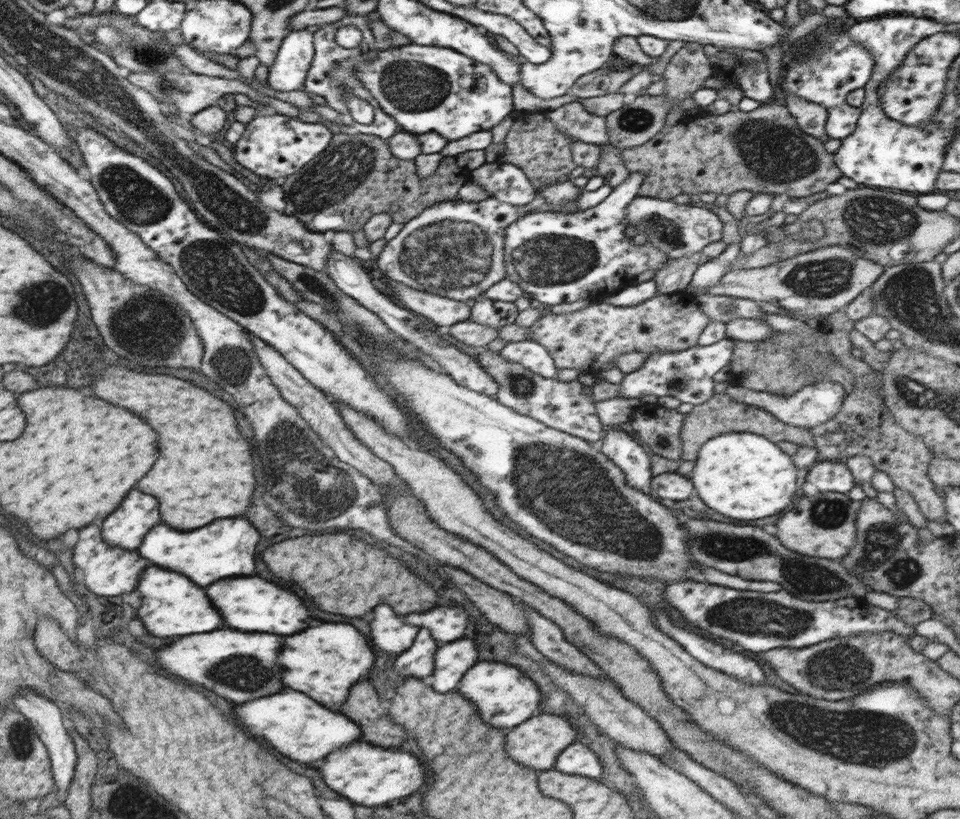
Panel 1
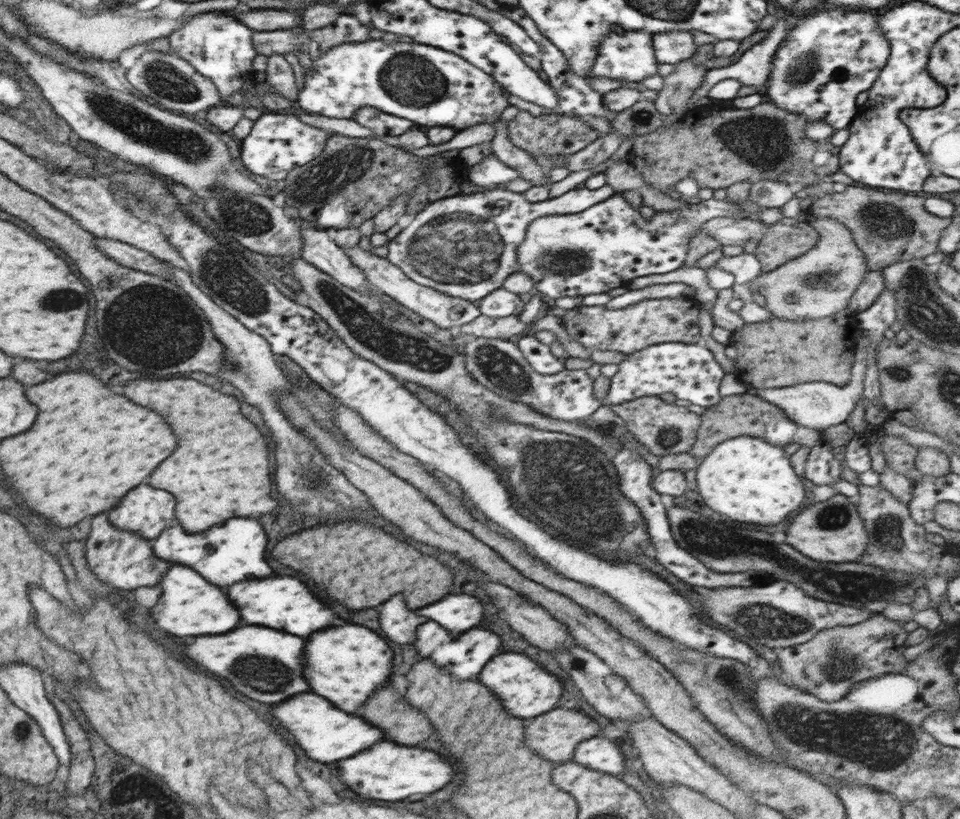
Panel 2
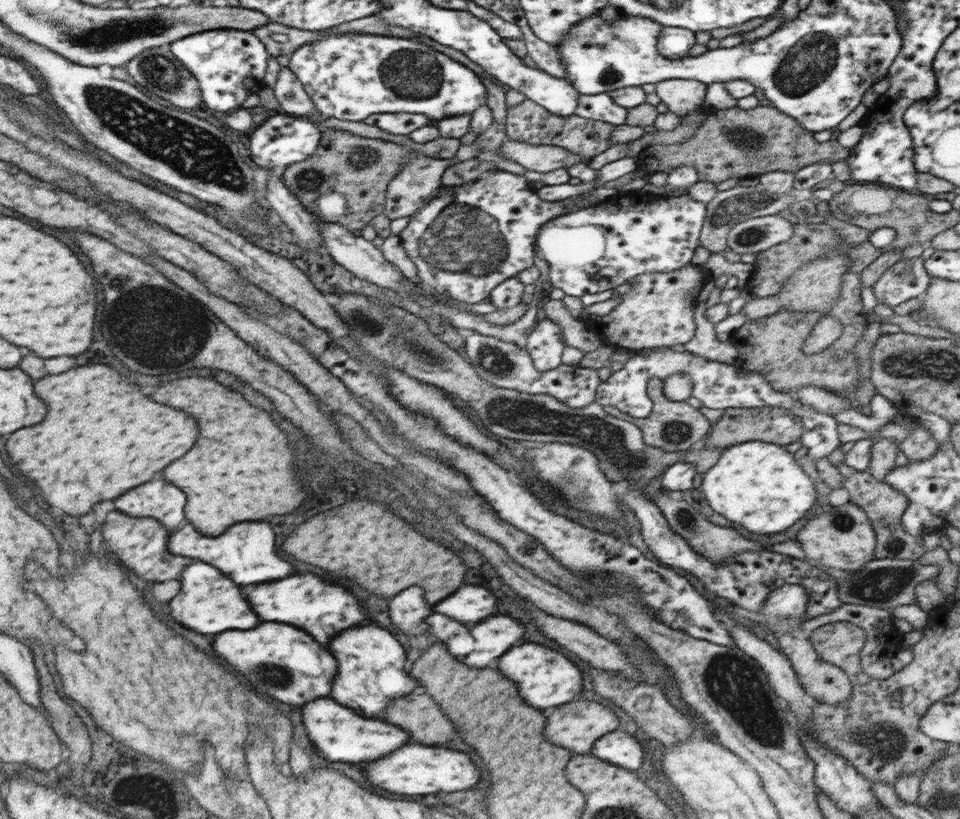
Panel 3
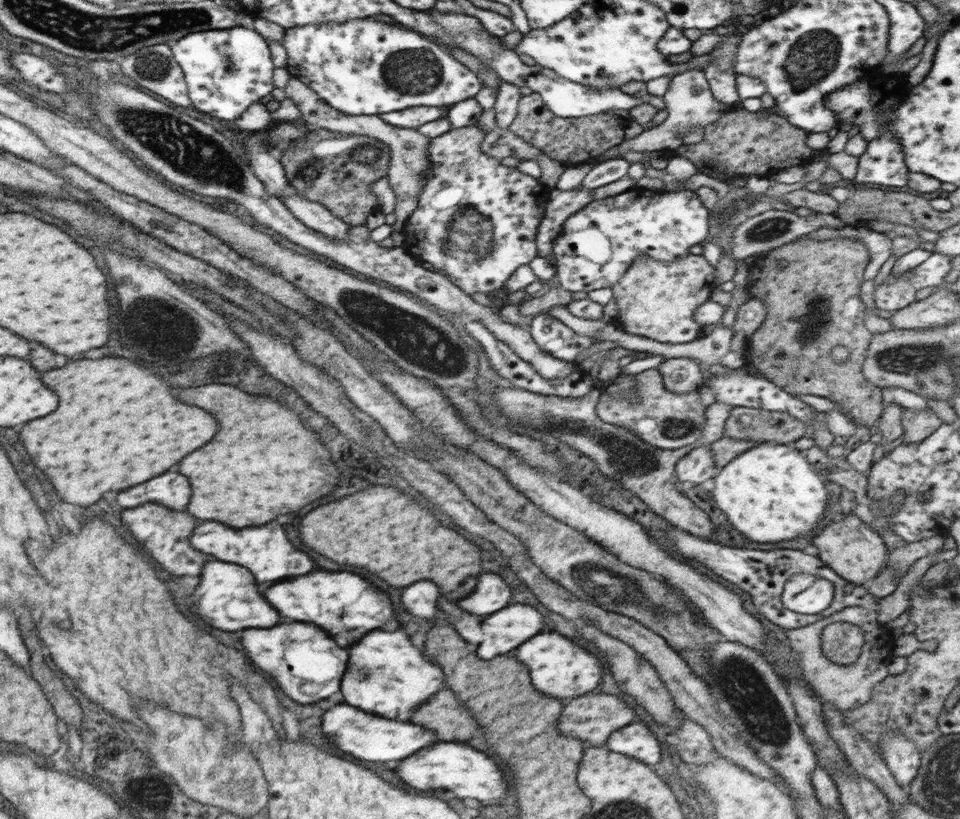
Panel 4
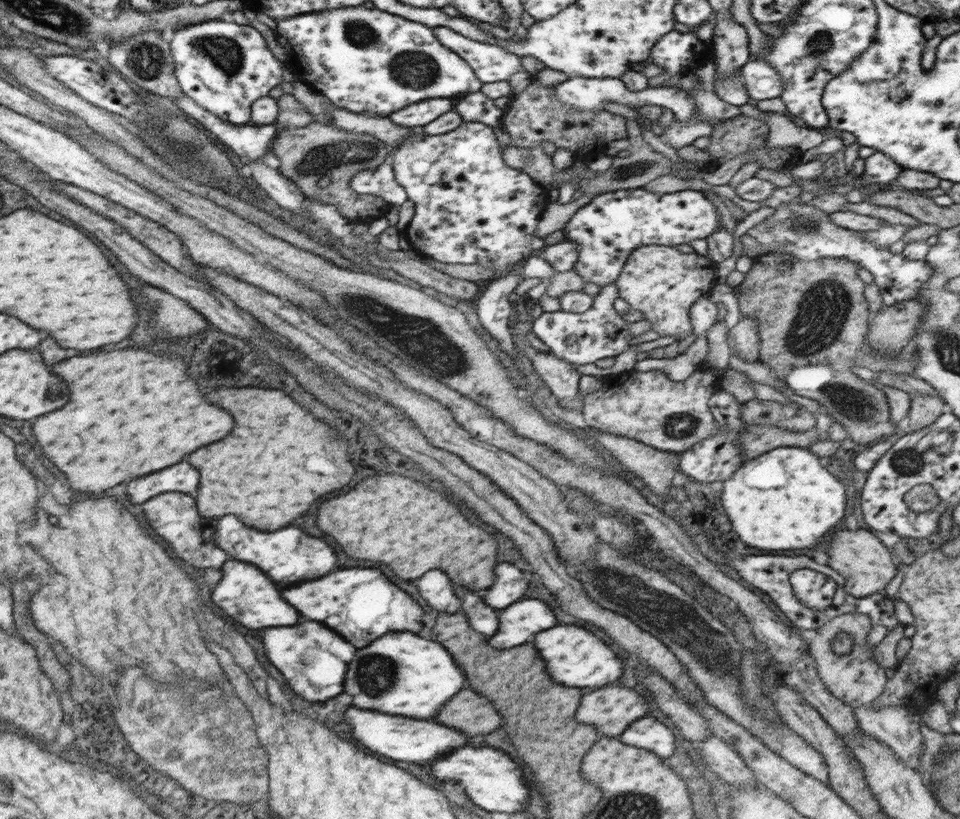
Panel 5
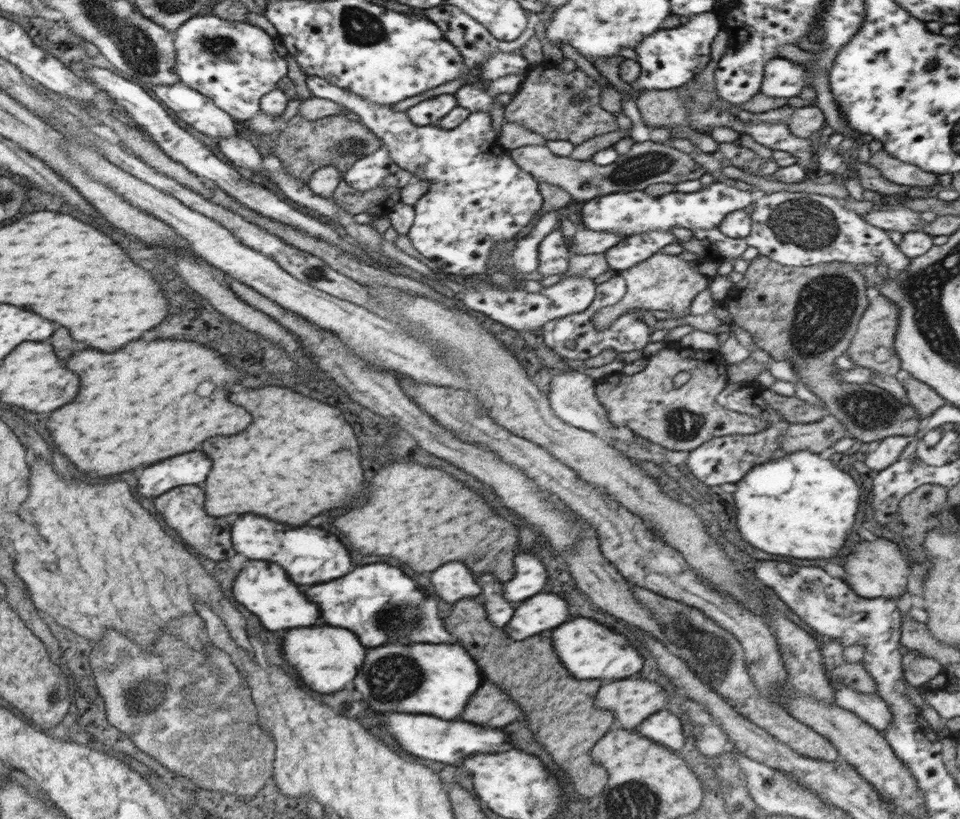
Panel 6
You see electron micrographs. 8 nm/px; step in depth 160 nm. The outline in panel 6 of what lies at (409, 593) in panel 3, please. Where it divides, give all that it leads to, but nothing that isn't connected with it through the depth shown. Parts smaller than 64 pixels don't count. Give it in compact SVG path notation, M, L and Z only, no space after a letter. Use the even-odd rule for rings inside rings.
M460 562L440 566L432 572L430 580L437 596L452 605L463 598L477 597L481 591L475 575Z

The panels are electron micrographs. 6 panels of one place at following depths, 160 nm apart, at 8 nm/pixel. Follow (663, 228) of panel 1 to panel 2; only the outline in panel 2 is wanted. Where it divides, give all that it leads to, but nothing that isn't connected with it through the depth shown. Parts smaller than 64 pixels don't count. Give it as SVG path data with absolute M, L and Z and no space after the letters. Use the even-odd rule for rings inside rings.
M718 217L708 220L701 232L716 239L720 245L744 246L748 240L760 242L764 238L768 225L757 222L754 218Z

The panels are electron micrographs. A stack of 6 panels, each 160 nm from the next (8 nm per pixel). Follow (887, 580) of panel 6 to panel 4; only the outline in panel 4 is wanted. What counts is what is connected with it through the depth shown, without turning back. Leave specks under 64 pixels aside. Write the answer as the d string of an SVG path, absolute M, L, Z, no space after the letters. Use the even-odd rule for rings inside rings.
M854 514L846 516L840 522L834 522L834 524L826 526L814 538L814 546L818 546L818 550L820 550L818 558L826 566L829 566L838 576L855 585L861 585L864 580L874 578L880 572L882 564L887 562L889 554L887 546L879 533L860 521Z

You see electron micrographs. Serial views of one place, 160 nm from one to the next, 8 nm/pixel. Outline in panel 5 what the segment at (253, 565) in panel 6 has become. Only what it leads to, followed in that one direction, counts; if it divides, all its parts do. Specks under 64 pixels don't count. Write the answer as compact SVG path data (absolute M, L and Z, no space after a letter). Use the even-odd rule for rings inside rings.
M228 560L222 566L222 580L212 590L212 604L221 608L230 618L234 618L244 628L272 628L272 626L292 626L298 622L298 614L288 602L278 594L276 584L256 566L236 560Z

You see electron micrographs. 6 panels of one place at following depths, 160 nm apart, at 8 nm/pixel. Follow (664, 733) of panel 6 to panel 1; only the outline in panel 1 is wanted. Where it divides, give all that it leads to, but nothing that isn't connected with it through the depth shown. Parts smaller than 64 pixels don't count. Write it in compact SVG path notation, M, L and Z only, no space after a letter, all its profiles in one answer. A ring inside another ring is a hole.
M574 742L567 746L558 756L554 770L564 774L578 774L580 776L597 779L602 774L602 764L590 747Z

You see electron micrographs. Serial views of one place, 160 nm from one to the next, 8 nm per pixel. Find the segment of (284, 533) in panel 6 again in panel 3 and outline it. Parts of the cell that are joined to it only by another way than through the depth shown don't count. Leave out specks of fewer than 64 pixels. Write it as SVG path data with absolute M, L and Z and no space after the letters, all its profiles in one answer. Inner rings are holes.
M238 522L224 530L218 538L200 536L200 532L194 530L192 524L174 530L172 532L172 554L176 556L188 556L188 558L202 558L202 562L216 566L222 570L228 578L232 578L236 584L260 584L276 578L286 578L292 574L292 566L278 558L276 554L276 538L274 532L266 522Z

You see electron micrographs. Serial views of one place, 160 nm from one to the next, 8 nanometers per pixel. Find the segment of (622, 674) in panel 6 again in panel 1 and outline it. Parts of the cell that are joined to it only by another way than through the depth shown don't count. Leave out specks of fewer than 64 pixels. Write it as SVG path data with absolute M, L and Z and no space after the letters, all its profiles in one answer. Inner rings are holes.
M477 662L459 682L456 689L460 695L476 705L480 718L494 729L507 730L536 716L542 704L542 692L519 668L498 662Z

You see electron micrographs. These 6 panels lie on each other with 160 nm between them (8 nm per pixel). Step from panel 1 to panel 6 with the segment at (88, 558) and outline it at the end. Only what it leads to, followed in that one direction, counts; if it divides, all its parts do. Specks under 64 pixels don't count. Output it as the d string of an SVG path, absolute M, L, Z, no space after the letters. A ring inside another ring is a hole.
M178 486L172 490L172 494L162 494L160 498L154 500L154 508L158 514L164 518L164 522L178 532L177 538L186 547L194 549L193 552L203 554L210 560L228 560L236 552L232 550L230 542L230 522L226 518L212 518L204 512L204 492L198 486Z

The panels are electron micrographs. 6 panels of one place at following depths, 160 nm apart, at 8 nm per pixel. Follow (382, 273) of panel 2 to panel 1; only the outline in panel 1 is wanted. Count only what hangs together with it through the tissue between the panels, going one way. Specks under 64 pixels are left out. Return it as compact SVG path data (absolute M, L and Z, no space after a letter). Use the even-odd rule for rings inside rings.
M384 276L379 285L392 293L394 290L398 290L398 296L406 304L406 308L422 314L422 316L437 325L438 328L449 327L470 318L471 303L469 302L428 294L401 284L401 282L390 281Z

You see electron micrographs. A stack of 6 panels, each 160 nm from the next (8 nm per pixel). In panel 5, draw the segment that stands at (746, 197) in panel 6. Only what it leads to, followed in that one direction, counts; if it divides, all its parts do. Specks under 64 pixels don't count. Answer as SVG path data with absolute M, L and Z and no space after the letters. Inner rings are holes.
M644 188L622 189L598 194L582 206L568 220L560 237L578 245L577 259L573 269L584 283L596 284L599 287L614 285L626 264L630 253L636 248L649 245L676 247L688 244L696 239L708 239L718 228L718 209L704 196L703 191L681 190L670 194L648 192Z

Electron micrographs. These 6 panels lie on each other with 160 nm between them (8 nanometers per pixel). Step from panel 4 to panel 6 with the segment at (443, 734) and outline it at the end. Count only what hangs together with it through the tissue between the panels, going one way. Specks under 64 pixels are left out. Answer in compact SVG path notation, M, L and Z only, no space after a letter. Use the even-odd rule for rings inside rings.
M486 681L476 690L476 694L472 694L466 708L462 710L460 720L482 724L488 728L492 728L494 724L494 728L502 729L500 726L509 725L522 716L522 709L506 695L506 692Z

